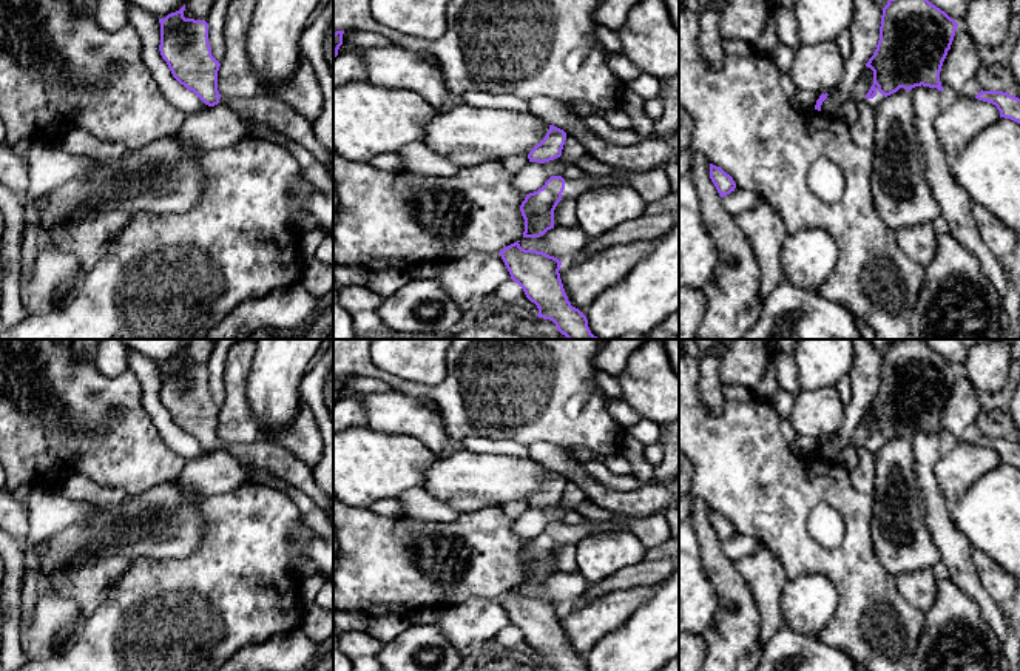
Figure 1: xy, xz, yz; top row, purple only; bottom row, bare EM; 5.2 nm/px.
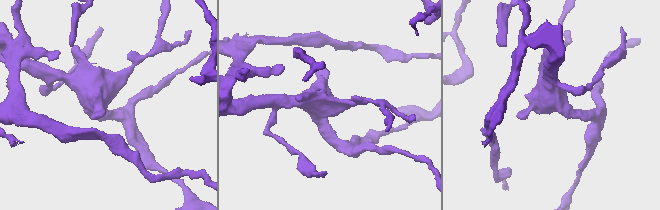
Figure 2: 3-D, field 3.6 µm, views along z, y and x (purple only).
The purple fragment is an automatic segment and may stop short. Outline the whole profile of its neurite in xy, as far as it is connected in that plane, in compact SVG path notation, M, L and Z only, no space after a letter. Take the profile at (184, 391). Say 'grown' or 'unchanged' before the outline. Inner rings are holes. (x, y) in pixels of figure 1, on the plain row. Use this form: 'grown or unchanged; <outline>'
grown; M185 350L159 364L159 396L173 423L193 437L205 450L214 452L227 447L242 464L258 470L269 470L292 483L315 501L329 517L329 497L315 481L313 470L279 443L258 438L253 443L222 443L218 437L218 416L221 409L211 401L208 369L184 362Z

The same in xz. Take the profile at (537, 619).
unchanged; M518 588L500 595L500 602L511 625L537 651L537 662L556 671L588 671L586 662L568 646L559 619L562 606L543 597L525 595Z

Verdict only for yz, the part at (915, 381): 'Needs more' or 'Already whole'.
Needs more

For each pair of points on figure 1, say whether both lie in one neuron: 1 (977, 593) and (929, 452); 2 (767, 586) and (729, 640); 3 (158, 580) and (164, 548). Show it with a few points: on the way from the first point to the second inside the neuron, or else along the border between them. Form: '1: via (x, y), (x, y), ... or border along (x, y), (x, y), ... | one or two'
1: via (957, 557), (954, 546), (938, 523), (928, 488) | one
2: border along (738, 569), (758, 610), (759, 637) | two
3: border along (195, 549), (181, 559), (131, 559) | two

